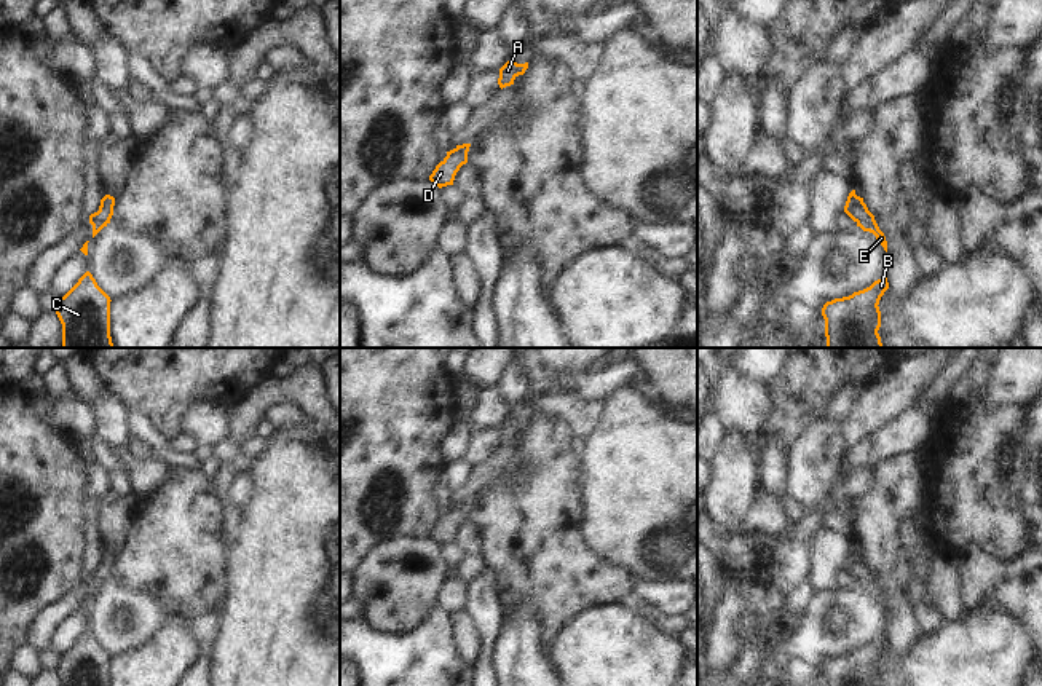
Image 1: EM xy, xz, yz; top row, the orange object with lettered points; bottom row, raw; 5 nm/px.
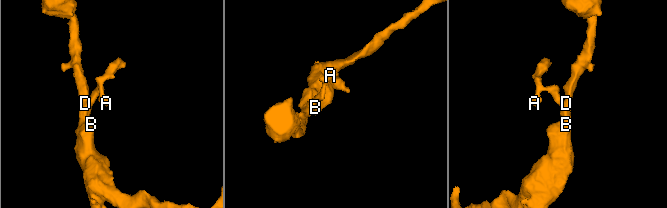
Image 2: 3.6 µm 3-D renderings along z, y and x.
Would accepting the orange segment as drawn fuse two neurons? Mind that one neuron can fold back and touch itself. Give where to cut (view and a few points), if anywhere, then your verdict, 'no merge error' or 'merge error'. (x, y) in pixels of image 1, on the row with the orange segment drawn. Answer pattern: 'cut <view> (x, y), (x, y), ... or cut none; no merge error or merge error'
cut none; no merge error

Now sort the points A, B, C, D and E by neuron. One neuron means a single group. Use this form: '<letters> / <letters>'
A B C D E

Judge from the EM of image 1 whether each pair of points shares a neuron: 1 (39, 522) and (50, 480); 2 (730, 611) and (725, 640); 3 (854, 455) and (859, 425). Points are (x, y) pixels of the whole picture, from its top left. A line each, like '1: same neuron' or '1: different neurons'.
1: same neuron
2: same neuron
3: different neurons

